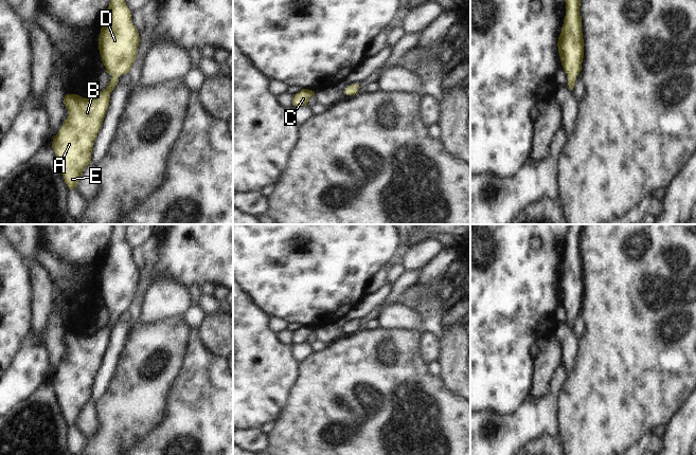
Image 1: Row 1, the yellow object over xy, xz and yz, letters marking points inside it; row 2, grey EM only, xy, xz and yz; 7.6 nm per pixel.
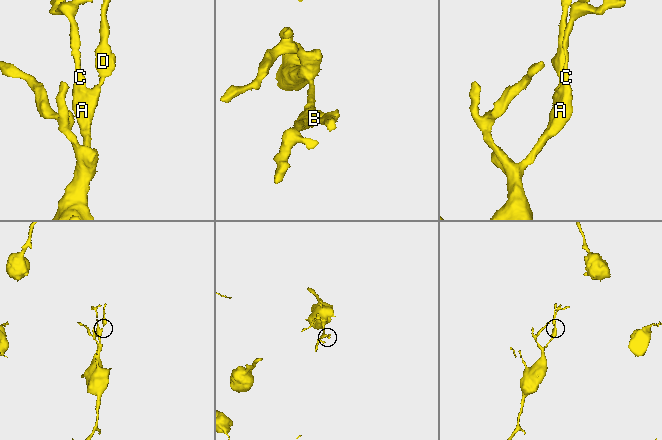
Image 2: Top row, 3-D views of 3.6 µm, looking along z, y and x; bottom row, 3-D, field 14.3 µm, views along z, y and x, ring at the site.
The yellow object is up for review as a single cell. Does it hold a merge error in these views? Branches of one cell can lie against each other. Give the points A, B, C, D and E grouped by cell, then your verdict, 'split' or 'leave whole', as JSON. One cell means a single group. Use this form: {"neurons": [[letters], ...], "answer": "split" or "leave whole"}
{"neurons": [["A", "B", "C", "D", "E"]], "answer": "leave whole"}

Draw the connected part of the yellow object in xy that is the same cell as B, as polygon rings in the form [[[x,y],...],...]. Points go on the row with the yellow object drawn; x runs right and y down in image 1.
[[[110,0],[107,8],[107,18],[103,22],[99,35],[99,50],[102,61],[106,67],[106,72],[111,74],[112,77],[109,85],[103,91],[96,92],[92,98],[84,98],[77,94],[67,94],[64,97],[64,103],[69,115],[58,133],[53,136],[52,147],[69,189],[77,187],[83,171],[91,164],[93,143],[108,109],[110,93],[119,83],[119,76],[127,74],[131,69],[138,54],[139,42],[139,33],[131,22],[131,12],[125,0]]]

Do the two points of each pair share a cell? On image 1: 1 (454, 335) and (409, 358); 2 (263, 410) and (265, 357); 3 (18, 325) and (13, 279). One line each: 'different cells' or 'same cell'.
1: different cells
2: same cell
3: same cell

